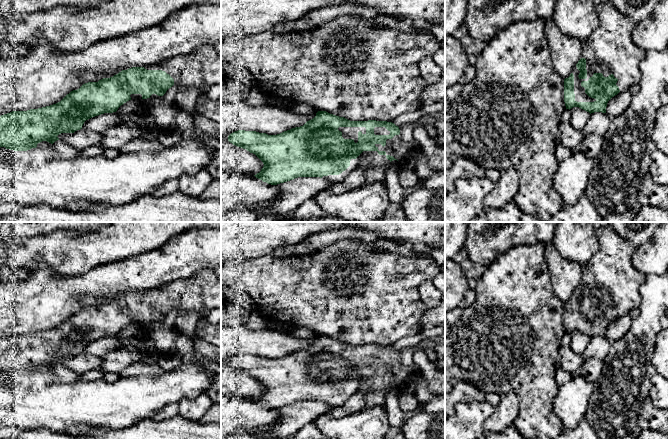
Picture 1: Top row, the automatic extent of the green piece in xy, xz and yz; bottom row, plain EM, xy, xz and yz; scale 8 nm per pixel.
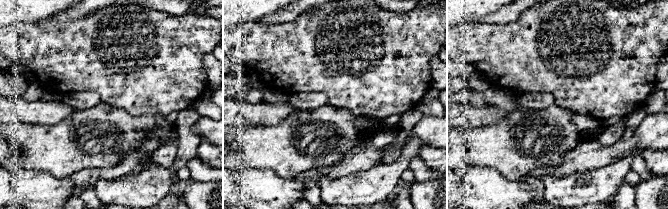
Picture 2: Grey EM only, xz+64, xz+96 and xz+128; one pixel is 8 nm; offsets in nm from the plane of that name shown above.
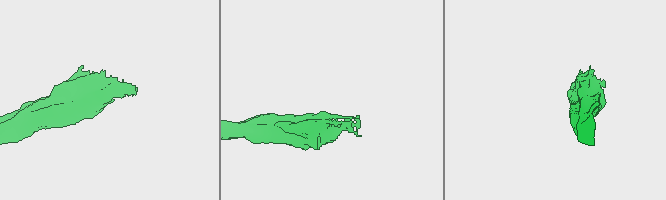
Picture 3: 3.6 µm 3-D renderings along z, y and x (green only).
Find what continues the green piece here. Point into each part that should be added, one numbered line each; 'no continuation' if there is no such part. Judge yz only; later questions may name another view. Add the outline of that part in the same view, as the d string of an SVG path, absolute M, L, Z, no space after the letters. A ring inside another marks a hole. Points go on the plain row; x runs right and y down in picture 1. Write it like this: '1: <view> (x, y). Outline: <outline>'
1: yz (610, 273). Outline: M609 225L597 229L597 238L598 252L582 266L582 282L586 283L587 302L578 301L580 295L576 290L572 295L577 326L596 325L581 310L581 306L588 305L594 297L602 297L604 301L613 298L618 303L616 309L620 316L628 314L633 308L639 308L641 302L640 289L646 276L632 264L636 248Z

